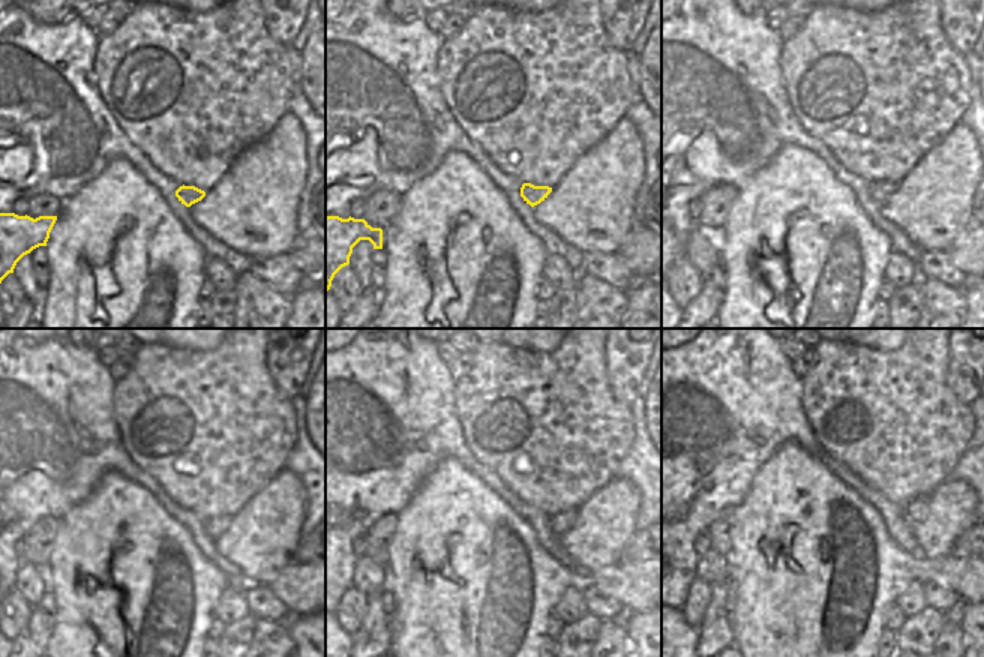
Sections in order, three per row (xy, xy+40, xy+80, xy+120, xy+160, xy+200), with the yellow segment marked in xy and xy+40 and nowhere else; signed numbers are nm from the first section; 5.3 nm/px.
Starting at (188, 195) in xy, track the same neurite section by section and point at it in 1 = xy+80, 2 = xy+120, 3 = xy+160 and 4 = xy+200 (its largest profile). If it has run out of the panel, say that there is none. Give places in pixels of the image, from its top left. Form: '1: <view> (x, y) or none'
1: xy+80 (879, 192)
2: xy+120 (213, 527)
3: xy+160 (561, 522)
4: xy+200 (915, 512)

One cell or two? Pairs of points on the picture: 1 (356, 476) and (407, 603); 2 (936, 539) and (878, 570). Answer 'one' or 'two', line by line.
1: two
2: two

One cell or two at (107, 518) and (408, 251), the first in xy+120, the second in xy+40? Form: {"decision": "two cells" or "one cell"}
{"decision": "one cell"}

